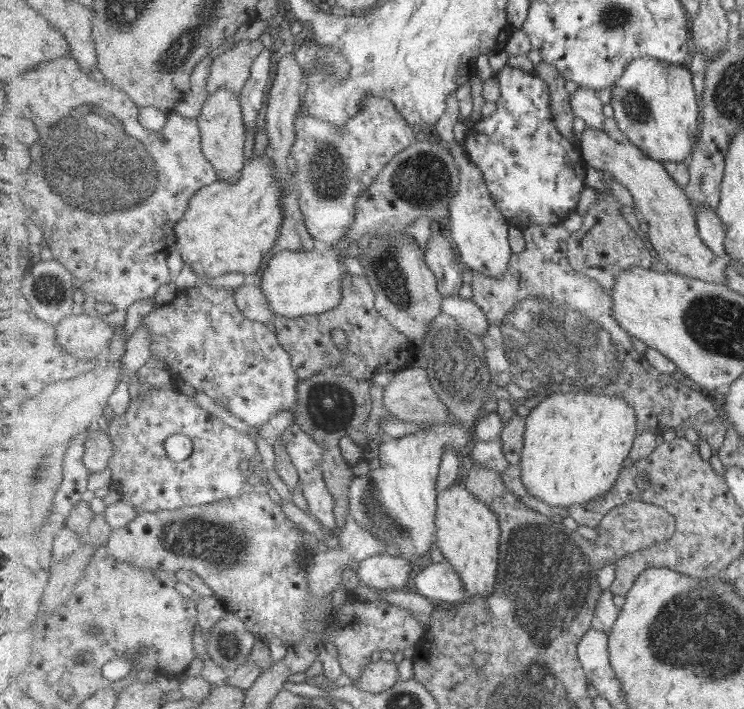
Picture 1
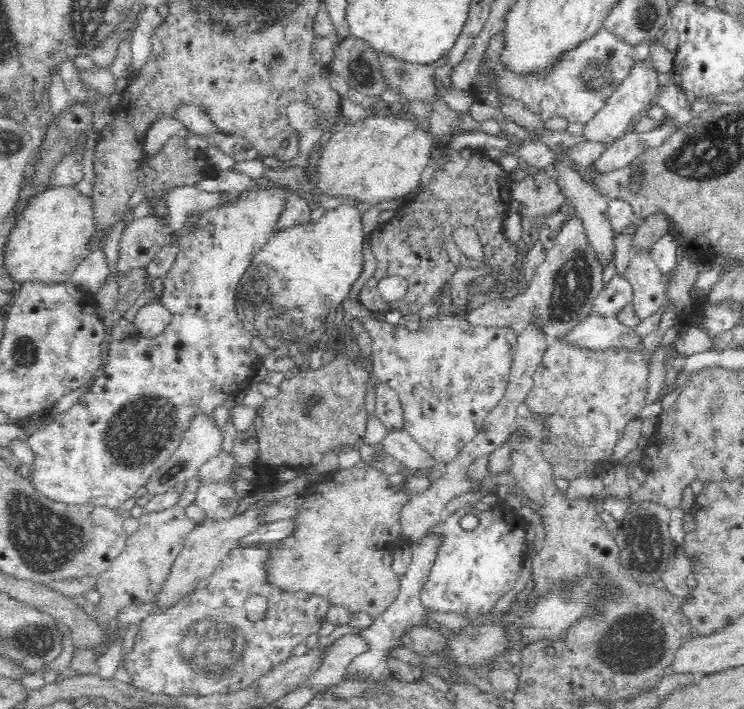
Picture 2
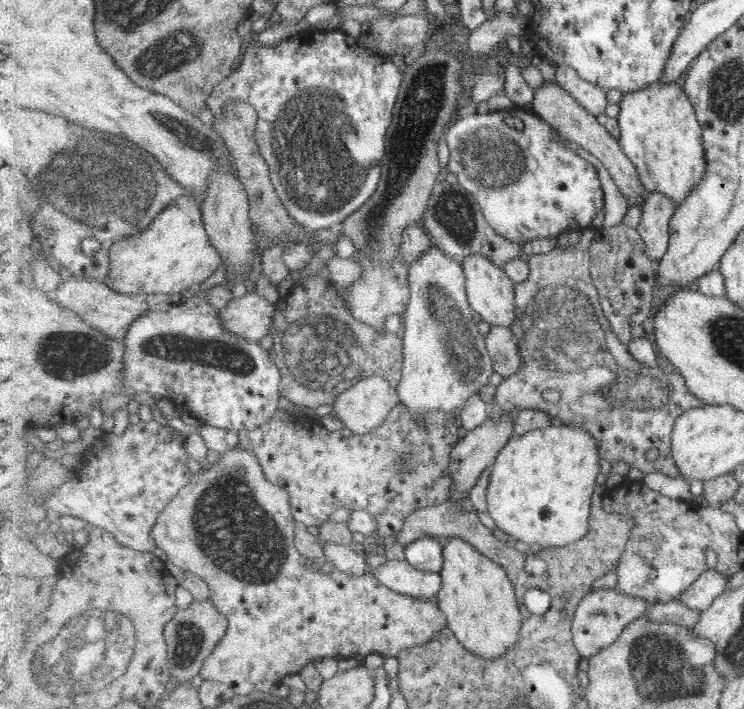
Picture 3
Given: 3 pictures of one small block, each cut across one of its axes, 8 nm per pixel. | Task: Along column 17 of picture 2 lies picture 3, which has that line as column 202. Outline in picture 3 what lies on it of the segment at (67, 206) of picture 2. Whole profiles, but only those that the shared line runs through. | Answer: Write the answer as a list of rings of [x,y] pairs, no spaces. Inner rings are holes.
[[[185,194],[162,210],[148,229],[113,243],[108,280],[110,287],[120,294],[158,294],[174,299],[192,286],[212,283],[223,260],[205,228],[201,204],[193,195]]]

